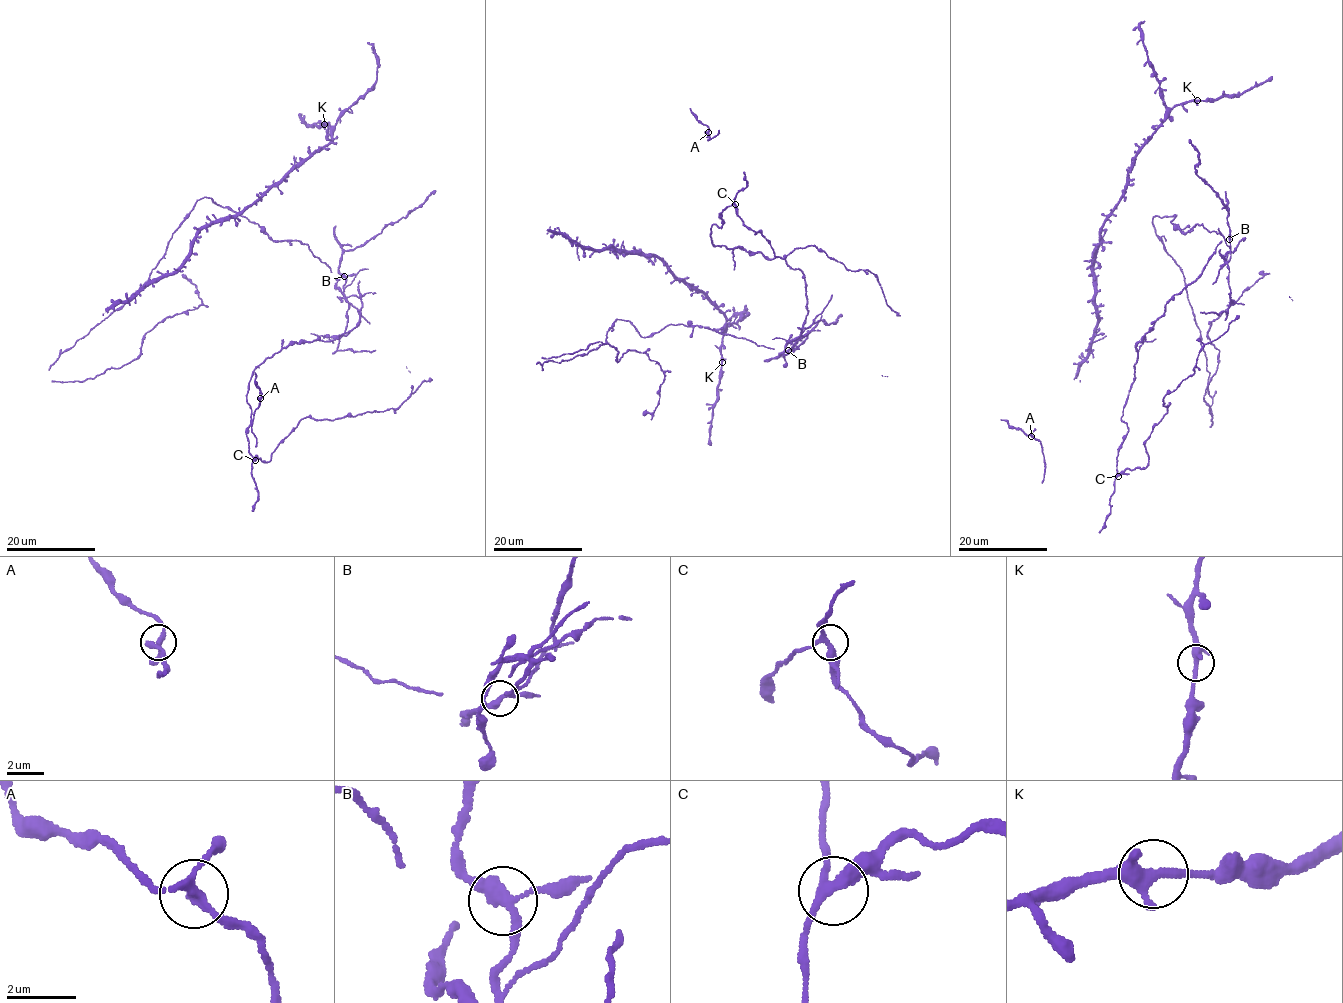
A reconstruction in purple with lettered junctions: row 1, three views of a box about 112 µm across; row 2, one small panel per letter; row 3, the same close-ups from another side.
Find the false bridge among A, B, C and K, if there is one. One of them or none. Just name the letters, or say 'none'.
B

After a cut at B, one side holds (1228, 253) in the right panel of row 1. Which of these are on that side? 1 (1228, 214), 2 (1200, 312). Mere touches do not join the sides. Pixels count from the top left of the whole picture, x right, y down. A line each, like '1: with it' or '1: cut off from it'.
1: with it
2: with it

